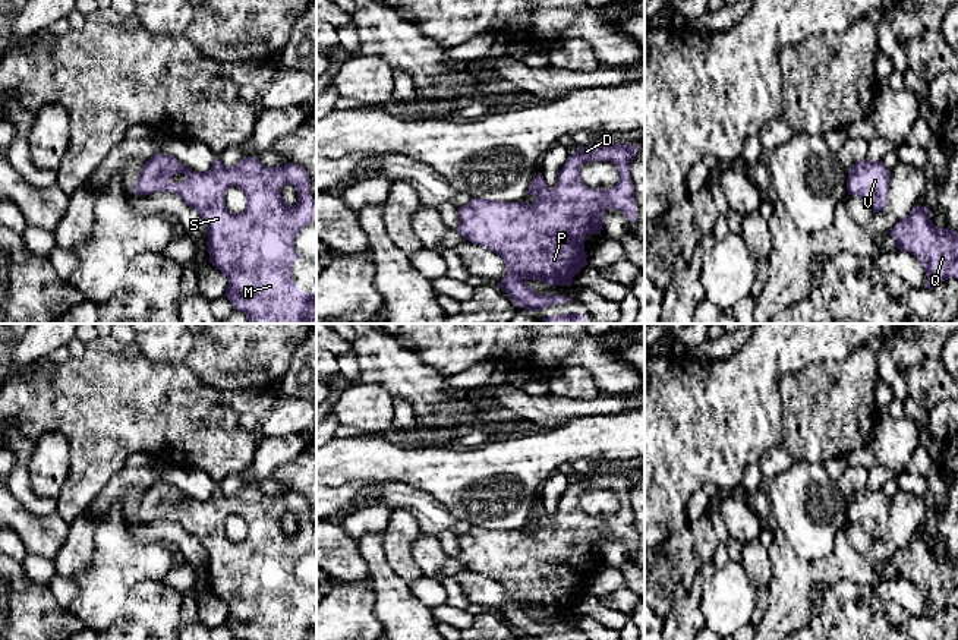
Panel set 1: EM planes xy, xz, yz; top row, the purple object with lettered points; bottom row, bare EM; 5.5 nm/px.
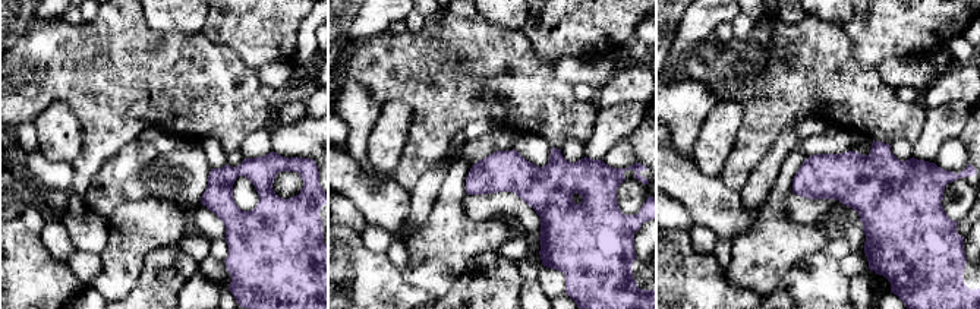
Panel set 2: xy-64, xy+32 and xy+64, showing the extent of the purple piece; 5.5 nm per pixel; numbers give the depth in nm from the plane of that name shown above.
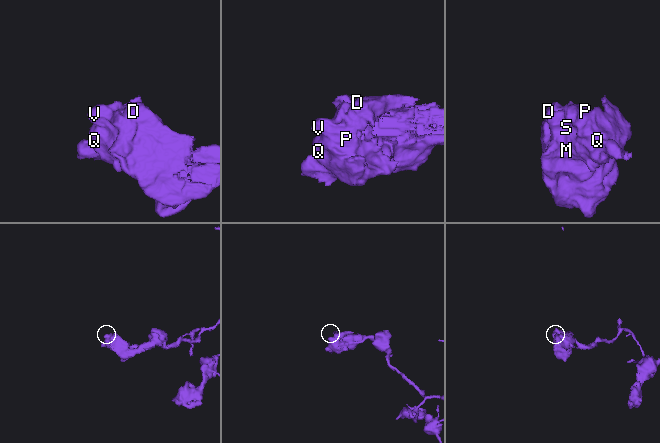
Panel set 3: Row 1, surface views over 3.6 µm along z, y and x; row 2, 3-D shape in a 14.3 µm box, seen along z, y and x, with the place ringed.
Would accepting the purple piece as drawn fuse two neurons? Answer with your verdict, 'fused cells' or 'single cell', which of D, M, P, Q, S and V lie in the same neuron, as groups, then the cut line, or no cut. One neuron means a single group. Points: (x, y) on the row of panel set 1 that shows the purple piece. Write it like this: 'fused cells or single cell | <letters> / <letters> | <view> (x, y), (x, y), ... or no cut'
single cell | D M P Q S V | no cut

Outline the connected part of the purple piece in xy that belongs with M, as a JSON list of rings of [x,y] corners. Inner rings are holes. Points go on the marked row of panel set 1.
[[[155,154],[142,165],[132,192],[138,196],[173,192],[204,218],[208,228],[208,240],[205,243],[209,264],[227,277],[226,297],[236,310],[243,312],[249,318],[249,324],[316,324],[316,293],[302,293],[292,278],[292,268],[299,258],[294,249],[294,239],[303,227],[312,224],[312,214],[316,211],[316,199],[311,193],[311,179],[306,173],[303,167],[294,163],[281,167],[267,167],[252,157],[243,157],[233,167],[223,165],[220,158],[215,157],[208,171],[196,173],[173,155]],[[286,185],[293,185],[297,190],[294,205],[286,205],[281,198],[281,187]],[[230,186],[237,186],[246,195],[248,205],[240,214],[231,214],[226,206],[224,193]]]

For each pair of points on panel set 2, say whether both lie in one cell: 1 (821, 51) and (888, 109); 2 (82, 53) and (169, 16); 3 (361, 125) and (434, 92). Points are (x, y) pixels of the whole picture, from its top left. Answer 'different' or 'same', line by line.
1: same
2: different
3: different

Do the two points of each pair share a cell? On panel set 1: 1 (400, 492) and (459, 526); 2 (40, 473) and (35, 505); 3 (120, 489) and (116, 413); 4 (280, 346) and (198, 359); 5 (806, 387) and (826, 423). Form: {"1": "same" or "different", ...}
{"1": "same", "2": "different", "3": "different", "4": "same", "5": "same"}

